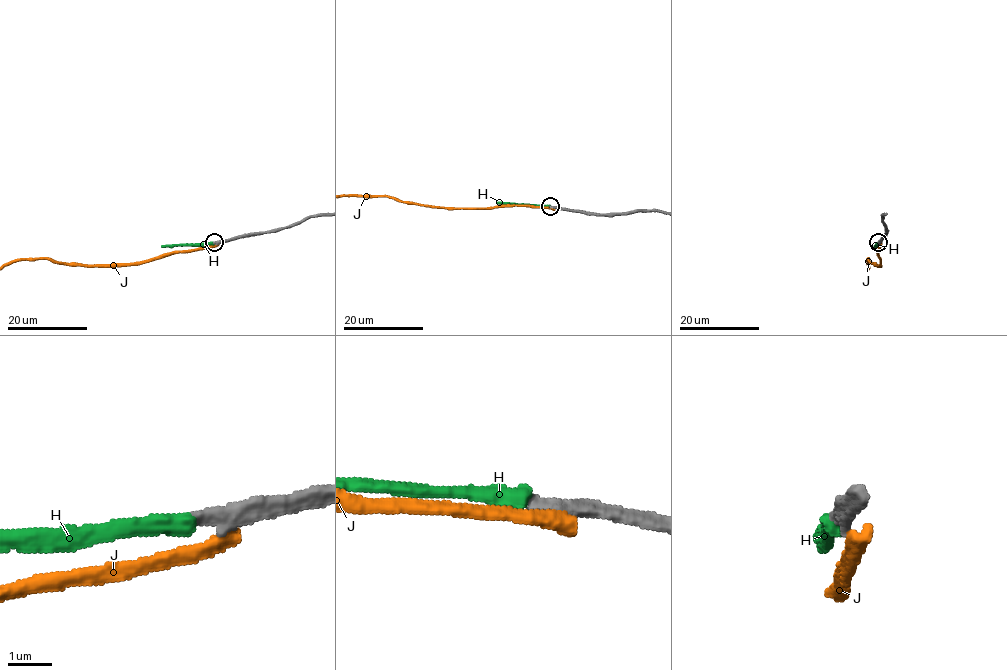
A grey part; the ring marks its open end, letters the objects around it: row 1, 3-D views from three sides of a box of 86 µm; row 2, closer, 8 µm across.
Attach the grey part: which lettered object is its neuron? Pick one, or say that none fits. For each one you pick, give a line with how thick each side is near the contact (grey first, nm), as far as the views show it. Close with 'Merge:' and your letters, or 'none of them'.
H: Thickness 320 nm (grey) against 480 nm
Merge: H

